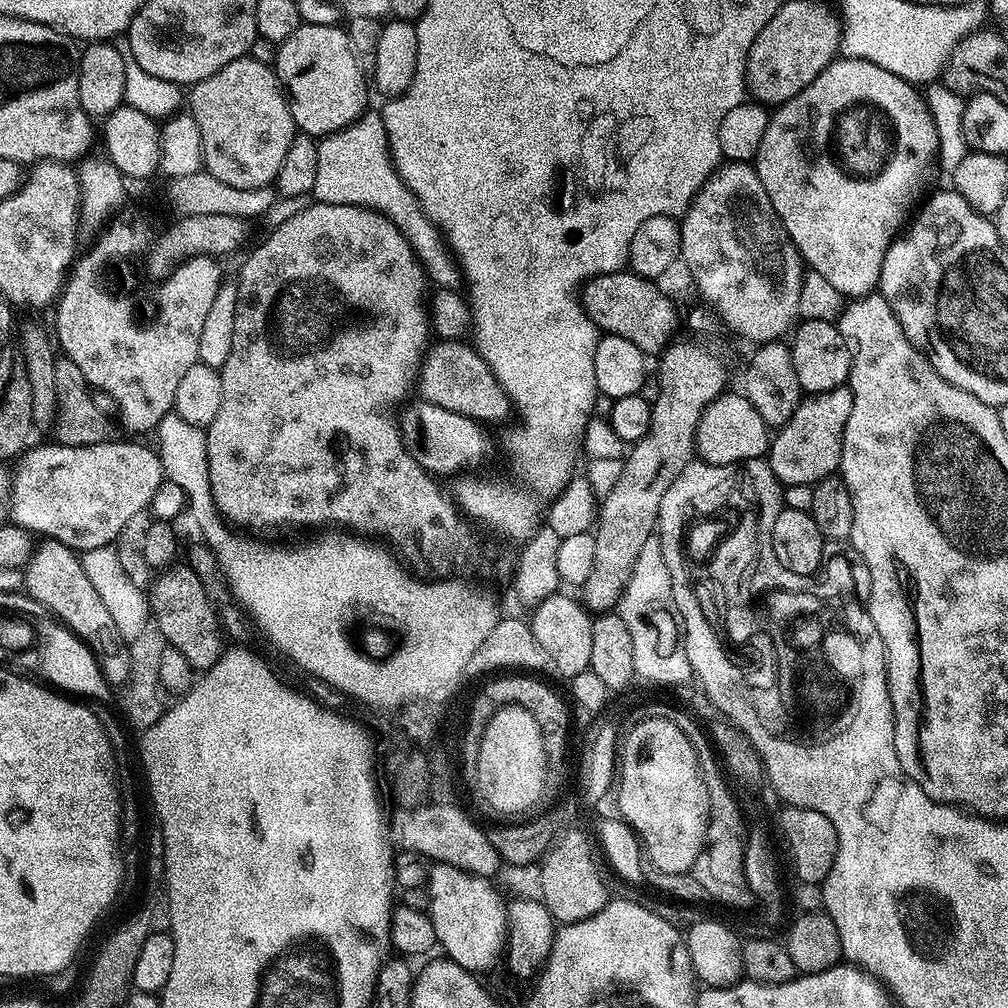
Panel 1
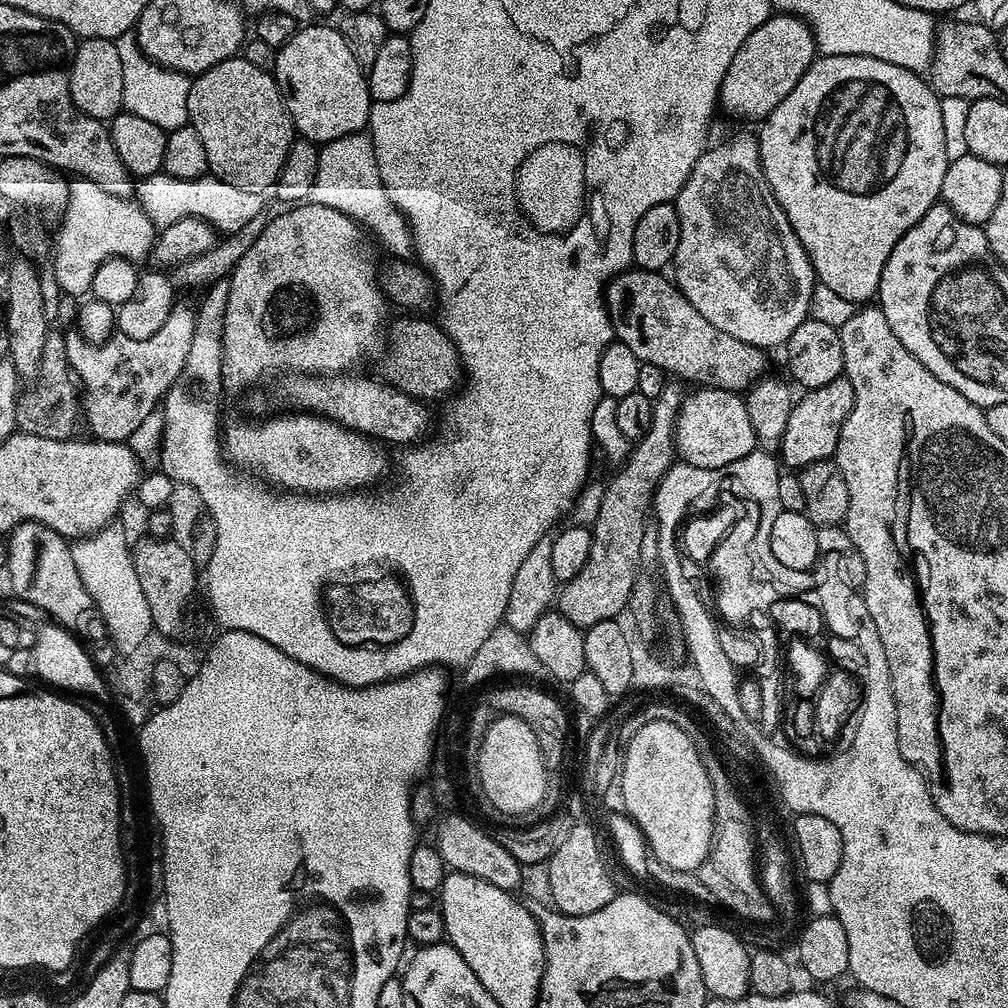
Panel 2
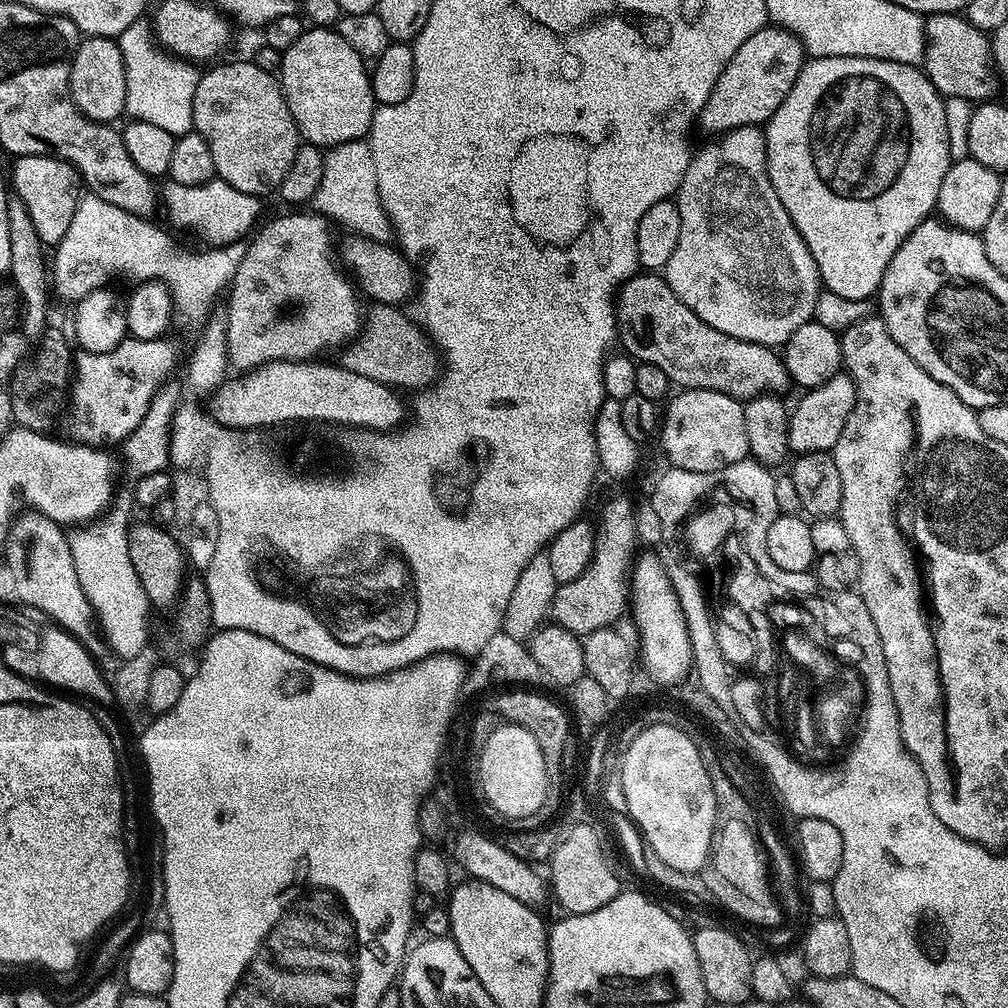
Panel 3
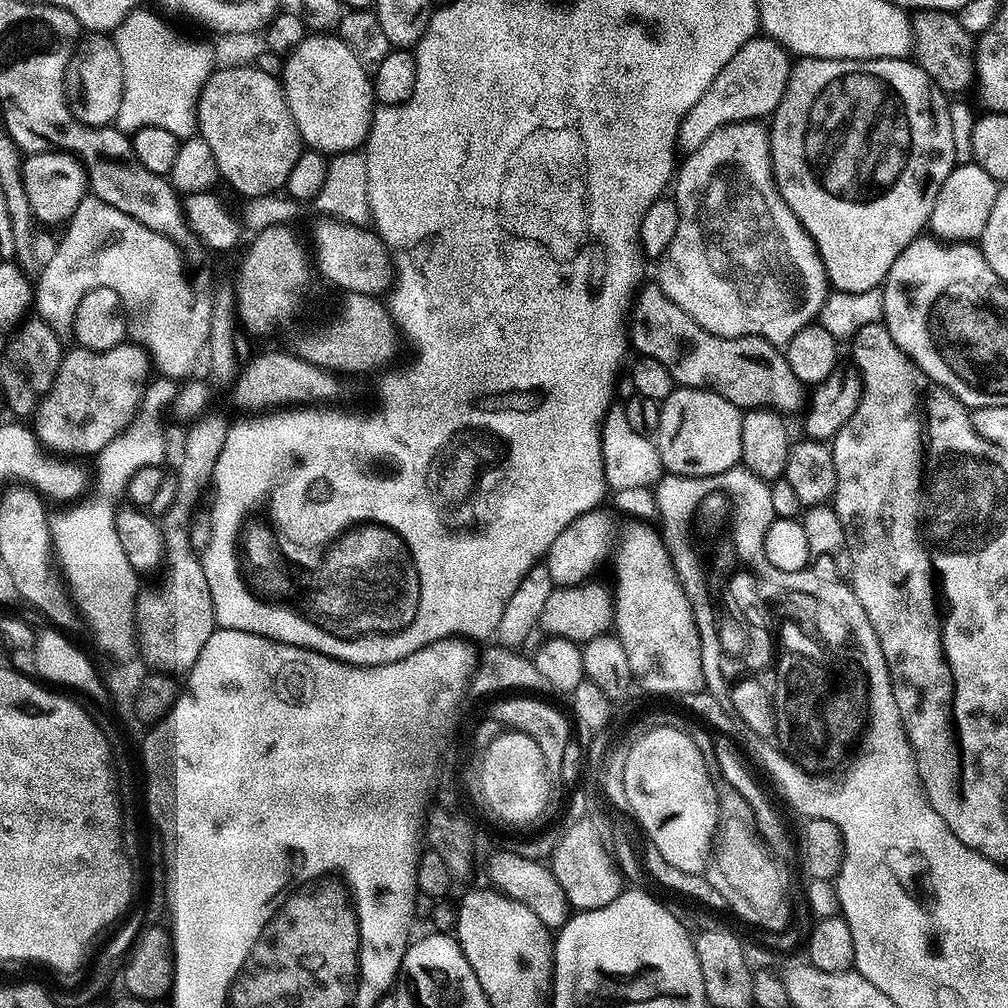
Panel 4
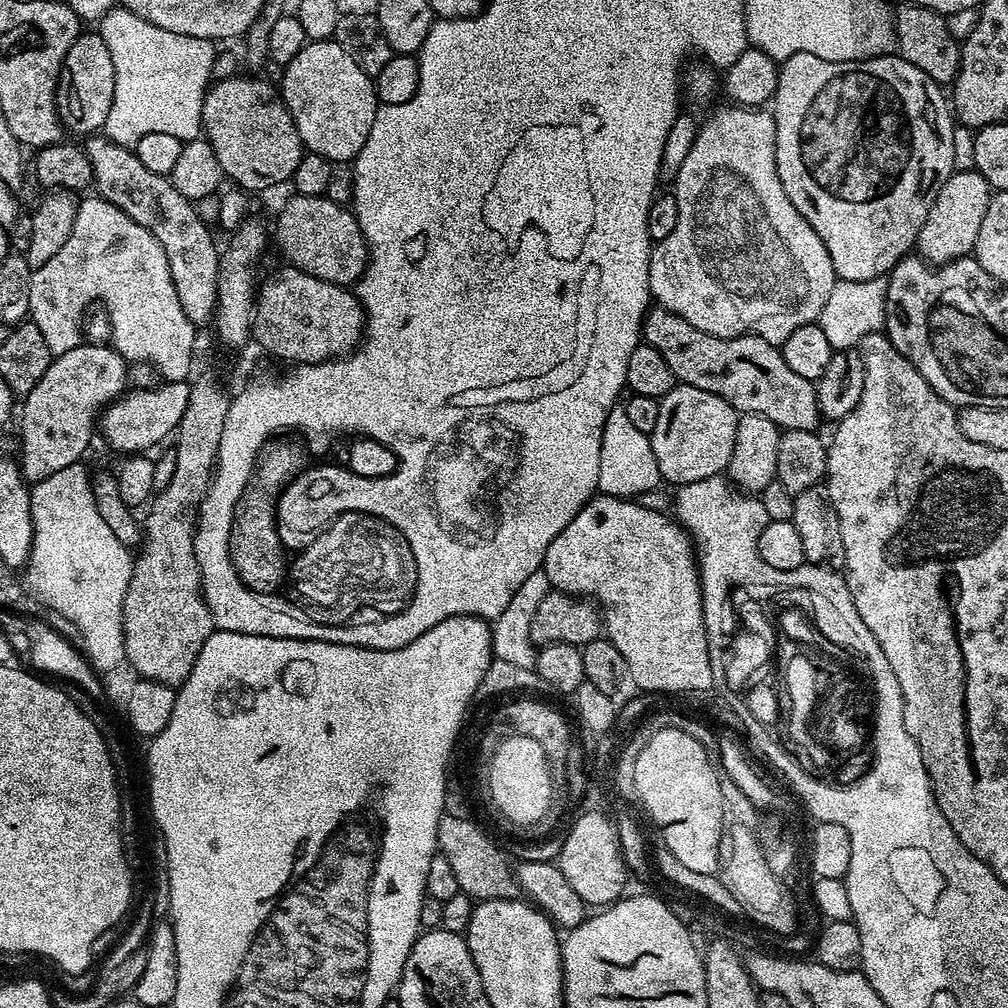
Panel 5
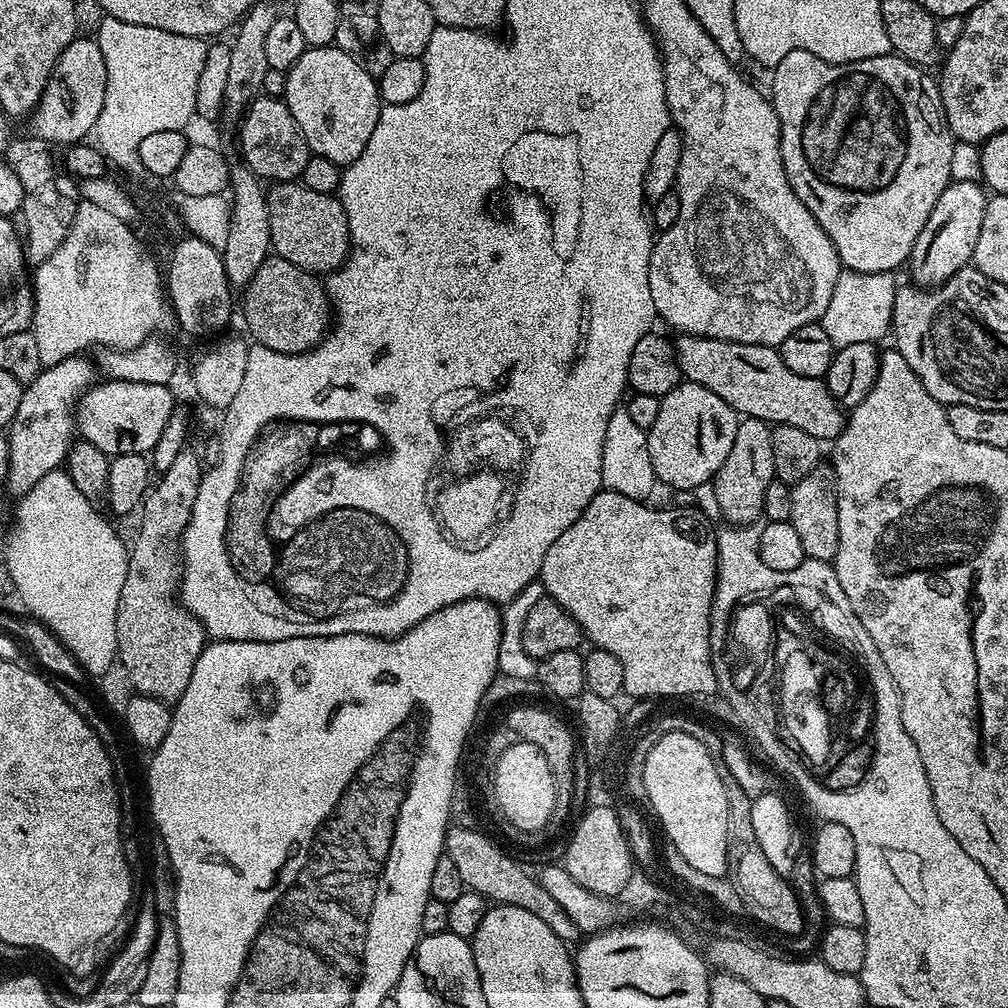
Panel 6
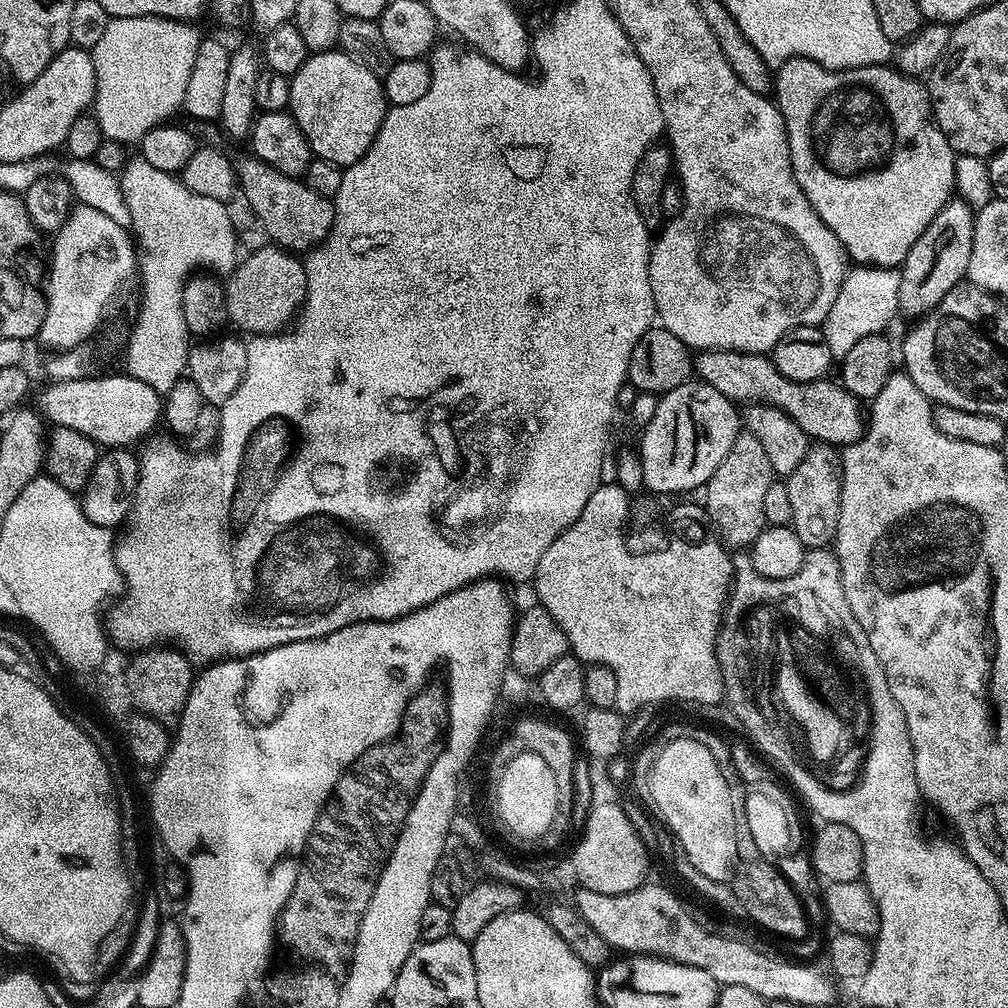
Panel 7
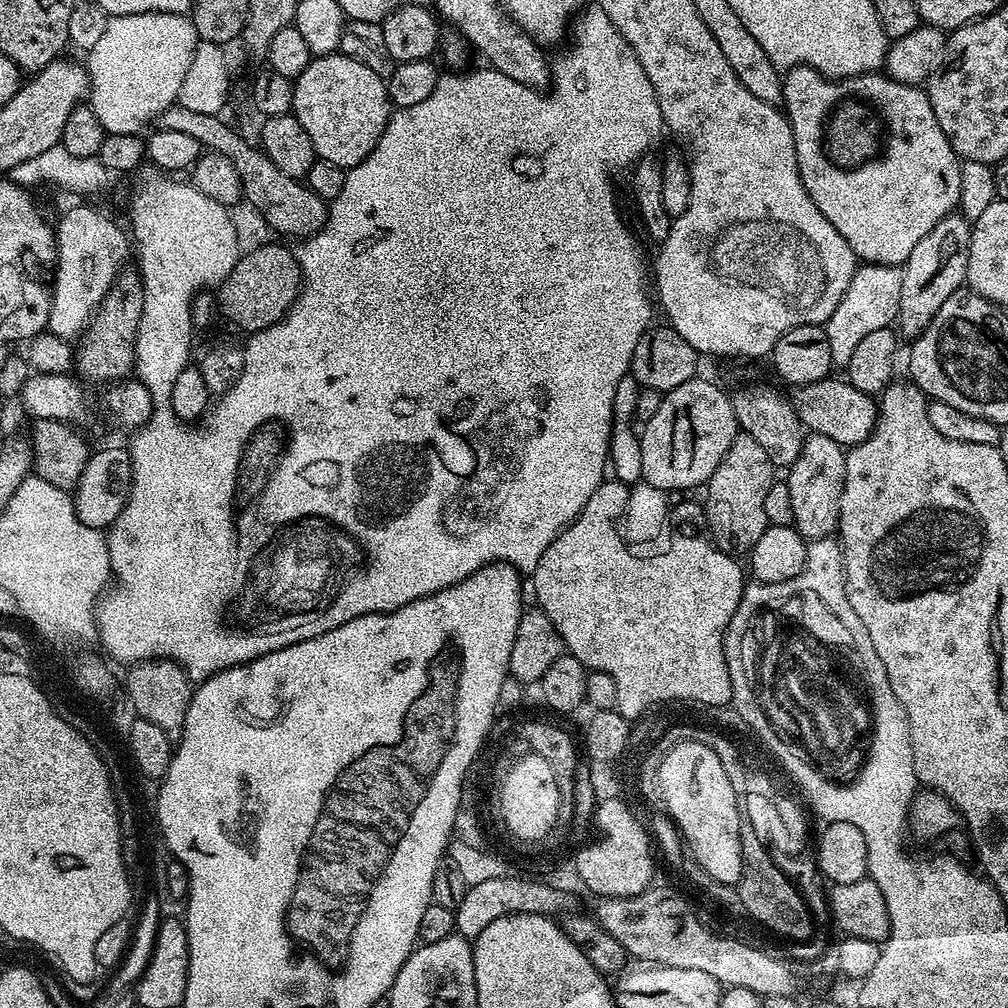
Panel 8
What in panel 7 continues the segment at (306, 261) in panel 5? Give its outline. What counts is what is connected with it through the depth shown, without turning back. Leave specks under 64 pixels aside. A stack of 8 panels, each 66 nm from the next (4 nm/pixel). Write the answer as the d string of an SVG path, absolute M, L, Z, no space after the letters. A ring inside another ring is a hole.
M251 154L245 156L245 160L236 168L238 186L253 217L272 239L269 241L275 247L293 254L304 254L323 244L336 217L333 201L322 194L314 194L314 190L305 186L303 179L282 174Z

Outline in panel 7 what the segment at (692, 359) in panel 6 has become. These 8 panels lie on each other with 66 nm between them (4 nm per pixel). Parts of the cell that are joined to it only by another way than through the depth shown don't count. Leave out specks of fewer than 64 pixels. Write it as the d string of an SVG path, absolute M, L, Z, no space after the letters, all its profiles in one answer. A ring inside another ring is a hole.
M700 350L694 356L694 372L703 383L714 386L718 394L737 406L767 406L785 412L798 422L798 426L802 426L802 430L806 430L808 437L822 444L853 444L866 427L861 401L850 395L835 379L794 382L786 378L786 374L778 374L772 359L758 352Z

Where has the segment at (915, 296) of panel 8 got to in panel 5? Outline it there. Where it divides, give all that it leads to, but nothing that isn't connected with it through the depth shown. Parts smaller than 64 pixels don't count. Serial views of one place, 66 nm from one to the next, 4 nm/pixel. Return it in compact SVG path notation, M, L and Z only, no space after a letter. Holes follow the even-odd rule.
M953 171L942 190L938 190L938 198L934 206L930 206L930 214L926 214L926 222L916 239L919 255L933 266L949 264L951 260L961 260L969 255L978 242L978 230L982 226L982 218L986 218L986 206L992 198L993 193L980 172Z

